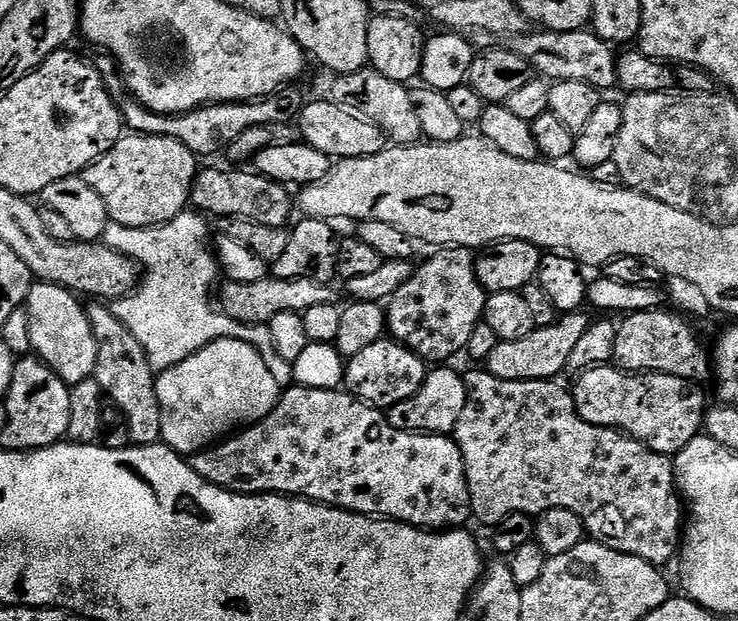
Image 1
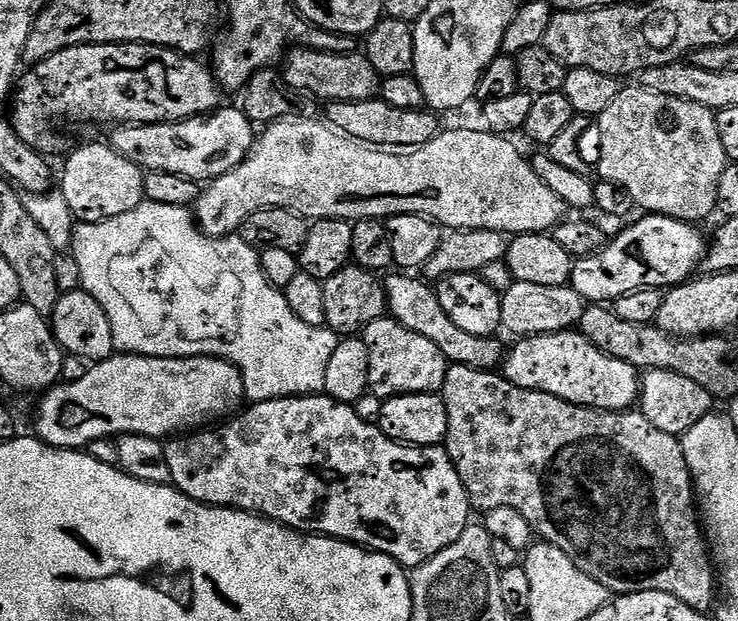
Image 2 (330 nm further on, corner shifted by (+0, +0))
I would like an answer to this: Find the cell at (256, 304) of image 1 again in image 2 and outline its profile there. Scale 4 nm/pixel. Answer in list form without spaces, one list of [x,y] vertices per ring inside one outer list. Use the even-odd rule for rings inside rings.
[[[396,274],[400,276],[389,275],[383,281],[384,293],[388,299],[387,315],[398,321],[402,326],[406,326],[410,330],[414,330],[414,334],[422,334],[422,338],[430,338],[430,342],[434,342],[434,346],[438,346],[438,350],[442,350],[442,354],[448,359],[449,365],[461,364],[462,366],[470,366],[471,368],[480,368],[484,372],[491,372],[501,367],[502,361],[506,355],[505,345],[499,344],[496,336],[479,336],[478,334],[466,334],[466,330],[459,329],[454,326],[454,322],[450,322],[450,318],[446,318],[446,312],[442,310],[442,304],[438,302],[435,291],[423,279],[417,278],[412,274]]]

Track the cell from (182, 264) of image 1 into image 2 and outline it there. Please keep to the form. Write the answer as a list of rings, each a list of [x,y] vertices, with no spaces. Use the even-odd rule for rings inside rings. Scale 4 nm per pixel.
[[[145,202],[126,214],[118,214],[118,218],[110,218],[93,224],[77,223],[72,230],[70,254],[78,262],[80,288],[94,298],[98,298],[102,310],[106,310],[106,318],[110,318],[110,330],[114,334],[114,346],[117,353],[134,356],[165,356],[166,358],[213,356],[219,360],[225,360],[239,370],[244,383],[244,395],[252,402],[280,400],[284,396],[323,393],[326,382],[326,362],[330,362],[330,354],[334,354],[338,343],[336,333],[331,332],[327,326],[322,328],[306,326],[306,322],[302,322],[302,318],[298,318],[298,314],[294,314],[294,310],[290,310],[283,291],[273,288],[272,283],[266,278],[260,265],[260,252],[251,248],[240,235],[207,236],[200,231],[193,213],[189,209],[178,206],[162,206],[158,202]]]

